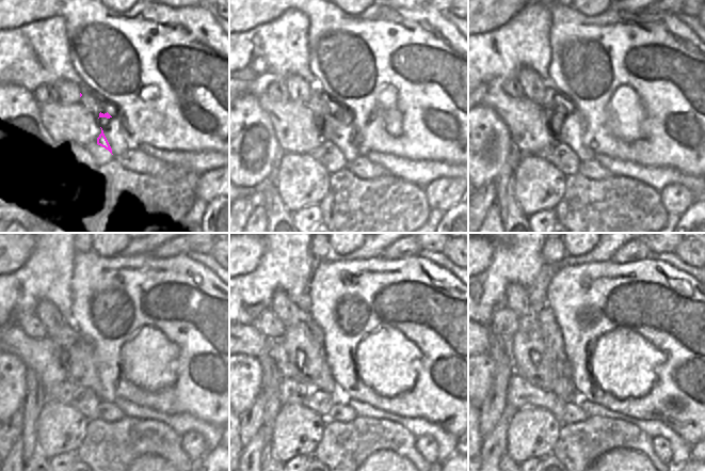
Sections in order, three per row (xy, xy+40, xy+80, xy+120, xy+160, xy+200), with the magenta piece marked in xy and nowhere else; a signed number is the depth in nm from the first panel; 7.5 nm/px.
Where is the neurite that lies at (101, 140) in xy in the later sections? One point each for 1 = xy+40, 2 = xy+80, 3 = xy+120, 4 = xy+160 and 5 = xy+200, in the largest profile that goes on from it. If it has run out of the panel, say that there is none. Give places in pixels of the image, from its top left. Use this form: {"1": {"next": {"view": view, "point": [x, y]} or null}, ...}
{"1": {"next": {"view": "xy+40", "point": [336, 128]}}, "2": {"next": {"view": "xy+80", "point": [566, 124]}}, "3": {"next": {"view": "xy+120", "point": [81, 369]}}, "4": {"next": {"view": "xy+160", "point": [316, 371]}}, "5": {"next": {"view": "xy+200", "point": [554, 370]}}}

